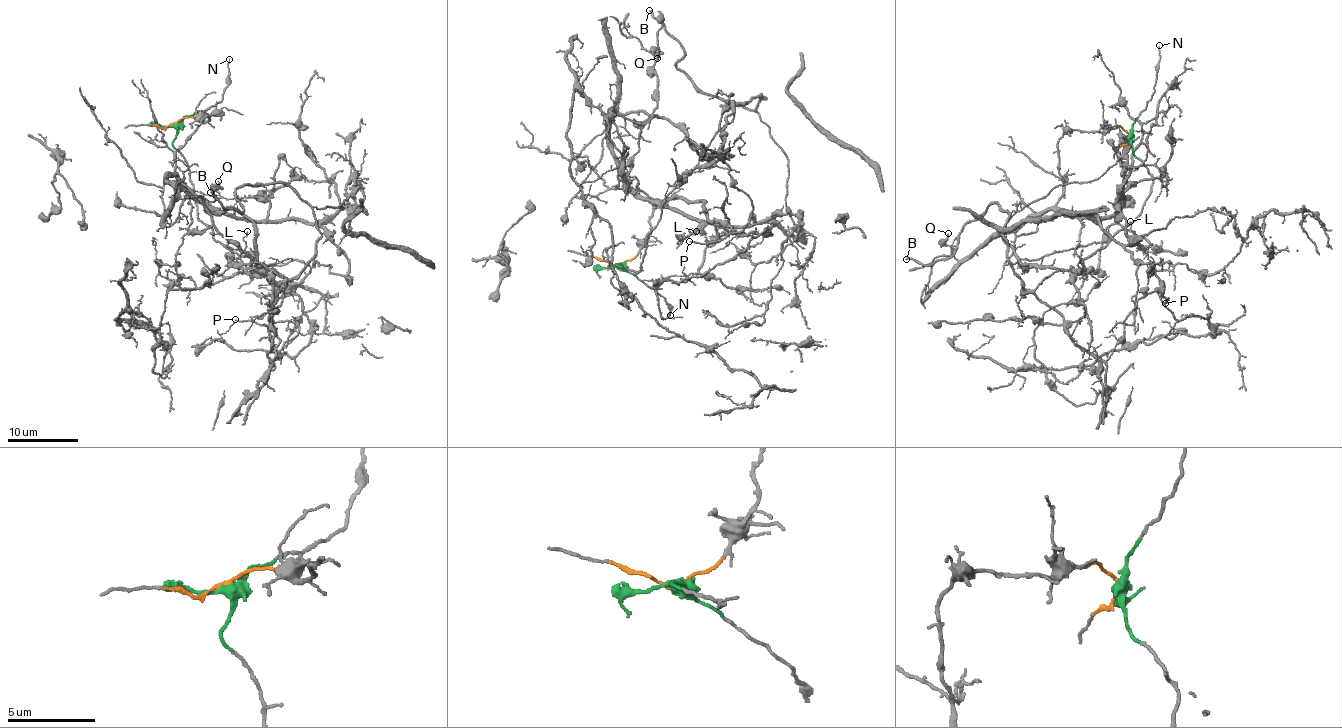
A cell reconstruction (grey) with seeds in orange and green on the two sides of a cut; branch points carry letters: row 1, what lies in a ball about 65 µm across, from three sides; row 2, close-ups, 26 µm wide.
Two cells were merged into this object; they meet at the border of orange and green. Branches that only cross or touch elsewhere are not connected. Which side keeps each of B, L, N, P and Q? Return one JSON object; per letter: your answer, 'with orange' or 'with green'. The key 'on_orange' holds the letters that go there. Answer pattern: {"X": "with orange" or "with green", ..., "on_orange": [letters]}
{"B": "with green", "L": "with orange", "N": "with green", "P": "with green", "Q": "with orange", "on_orange": ["L", "Q"]}

